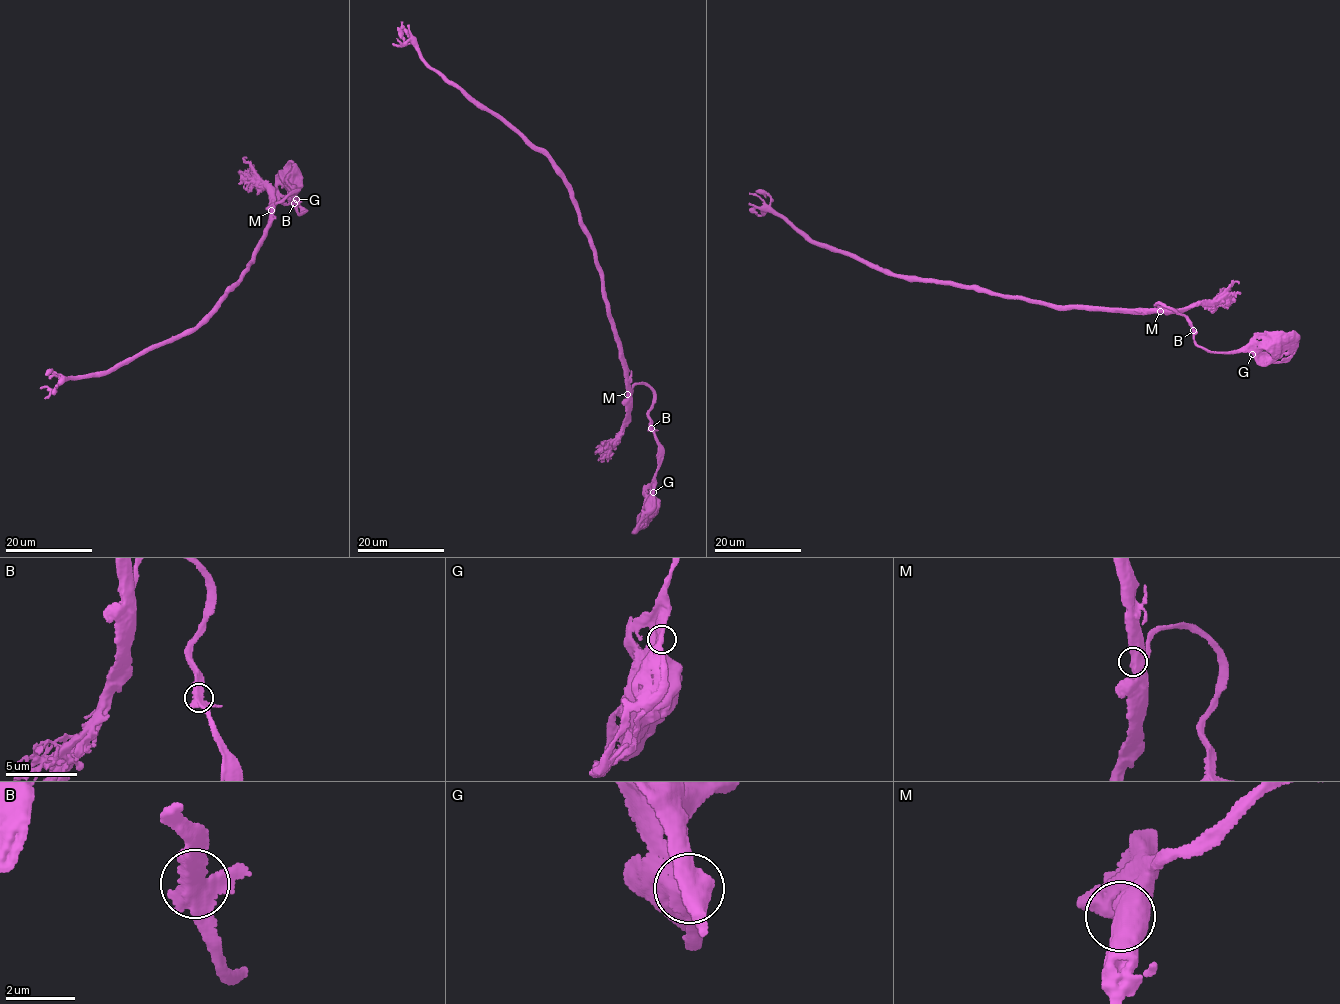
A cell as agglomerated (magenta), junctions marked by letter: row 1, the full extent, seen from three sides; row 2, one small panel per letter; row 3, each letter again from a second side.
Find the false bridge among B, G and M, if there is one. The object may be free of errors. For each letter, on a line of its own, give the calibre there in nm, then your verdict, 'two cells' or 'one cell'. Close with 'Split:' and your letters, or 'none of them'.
B: calibre 400 nm; one cell
G: calibre 600 nm; one cell
M: calibre 750 nm; one cell
Split: none of them

